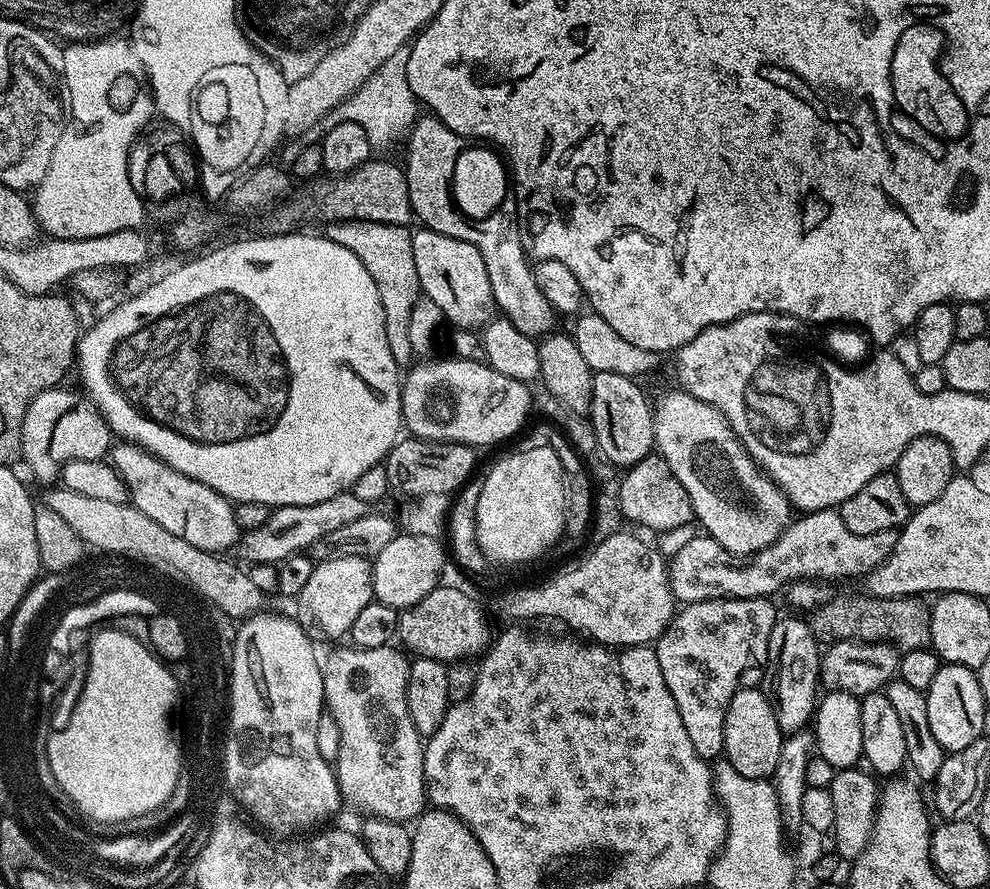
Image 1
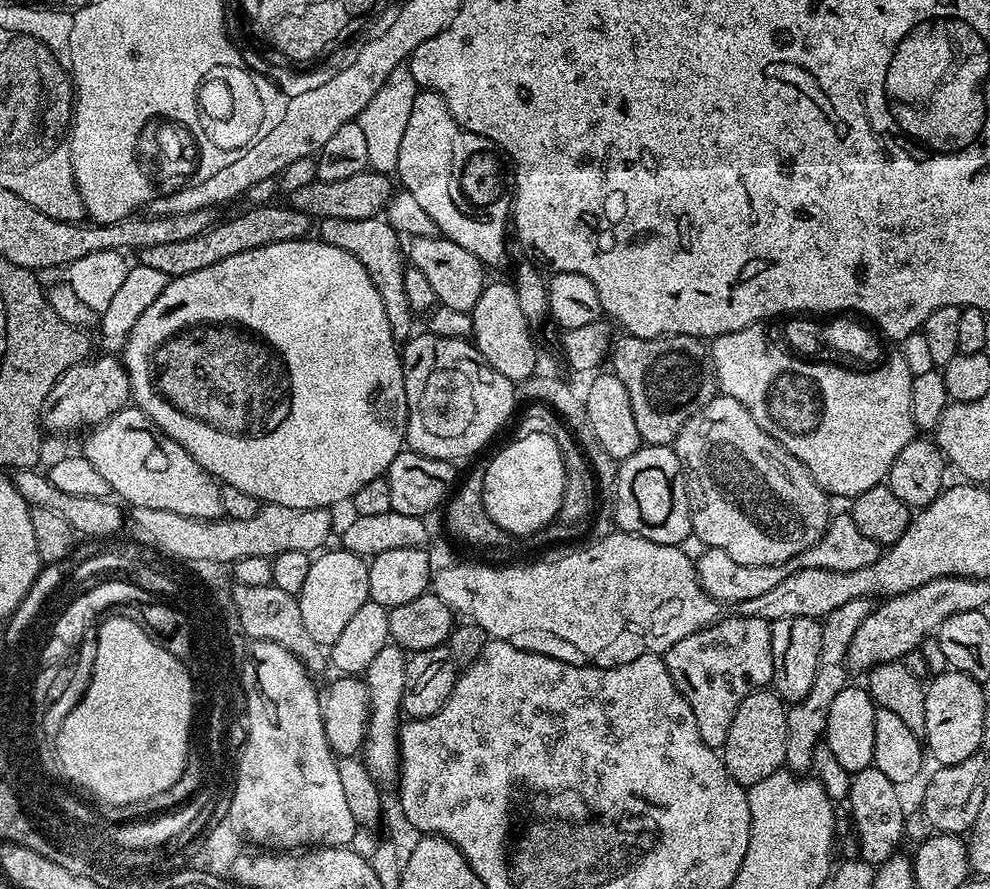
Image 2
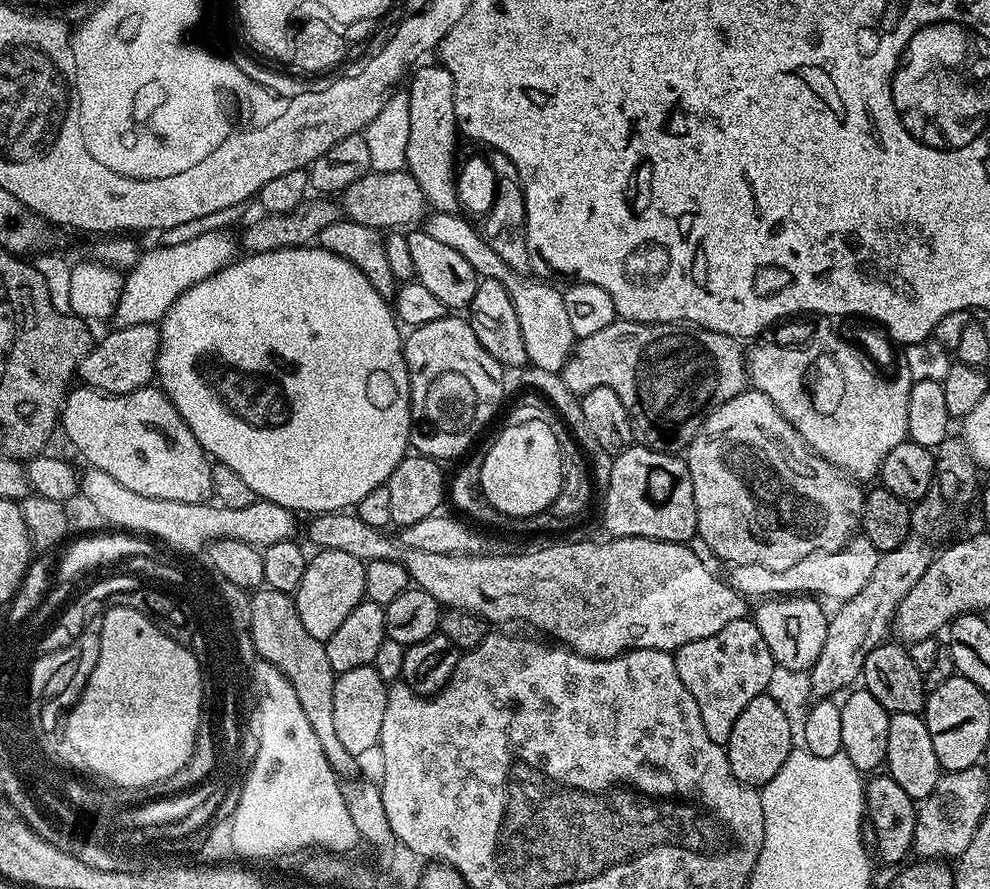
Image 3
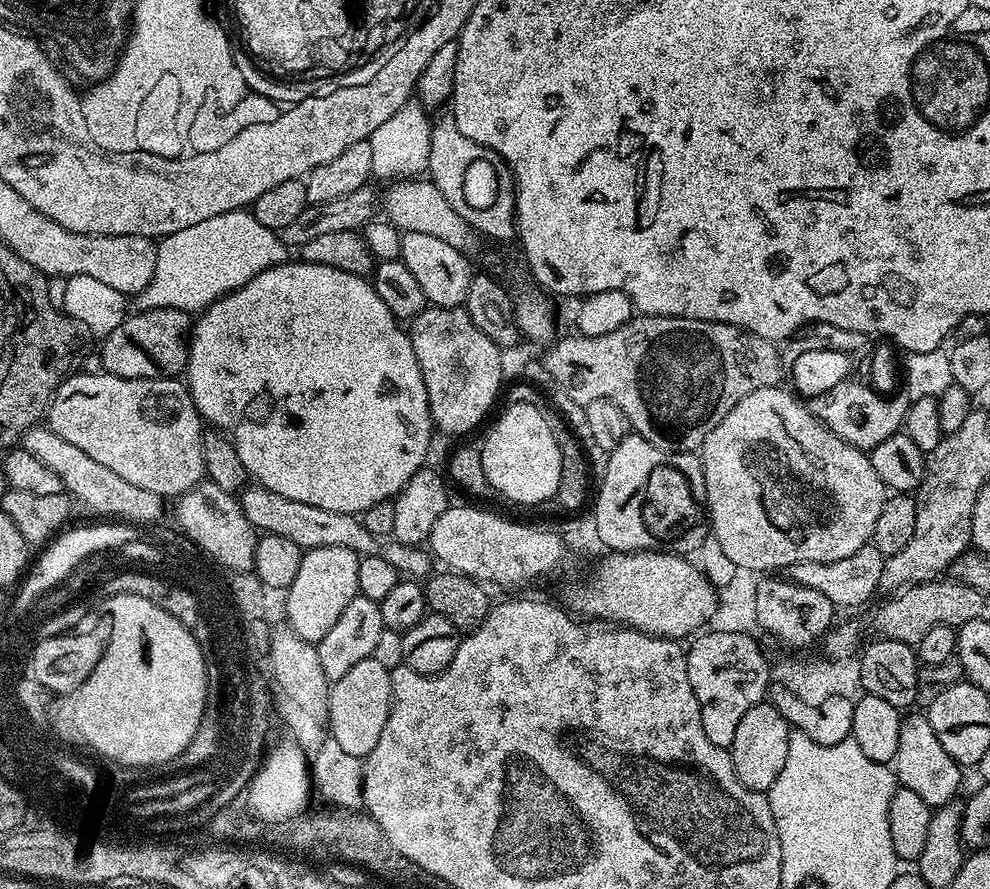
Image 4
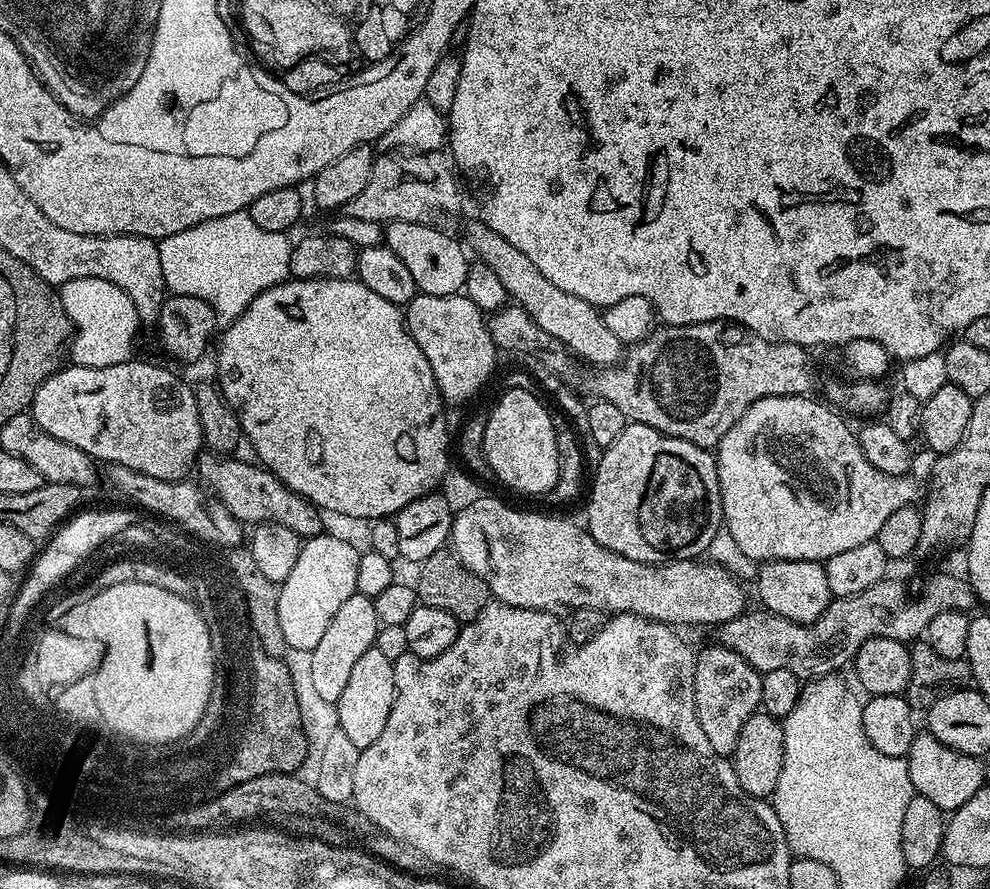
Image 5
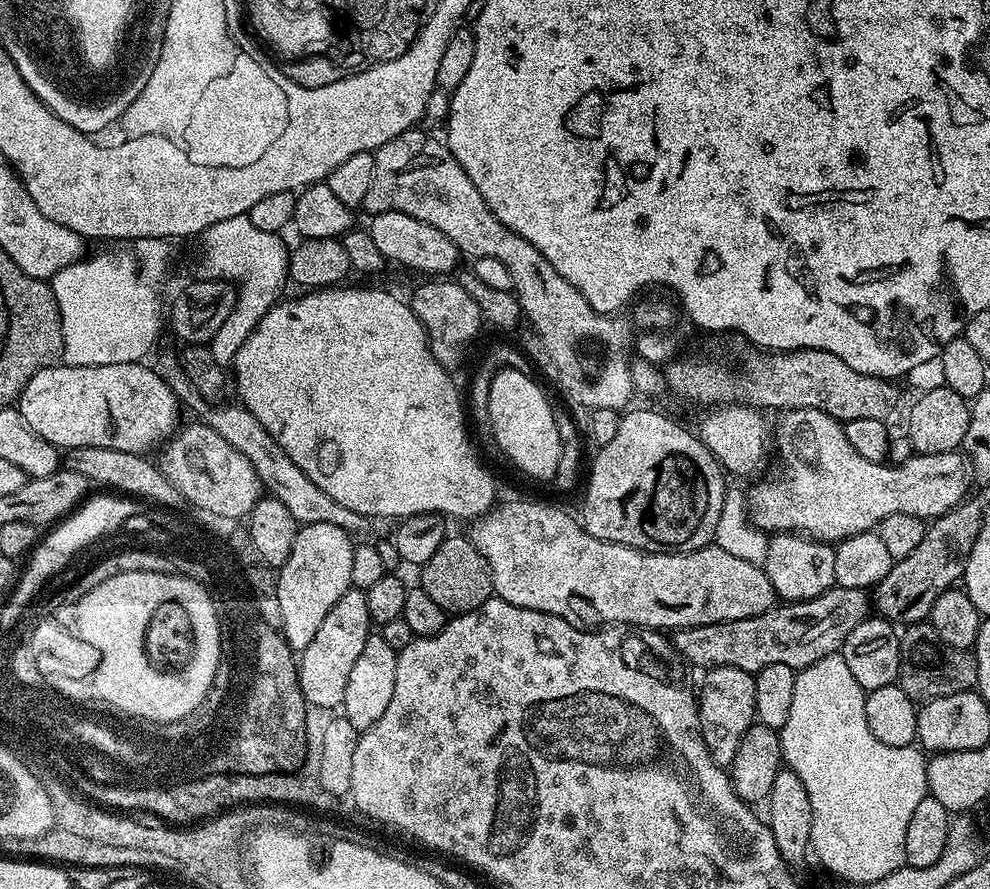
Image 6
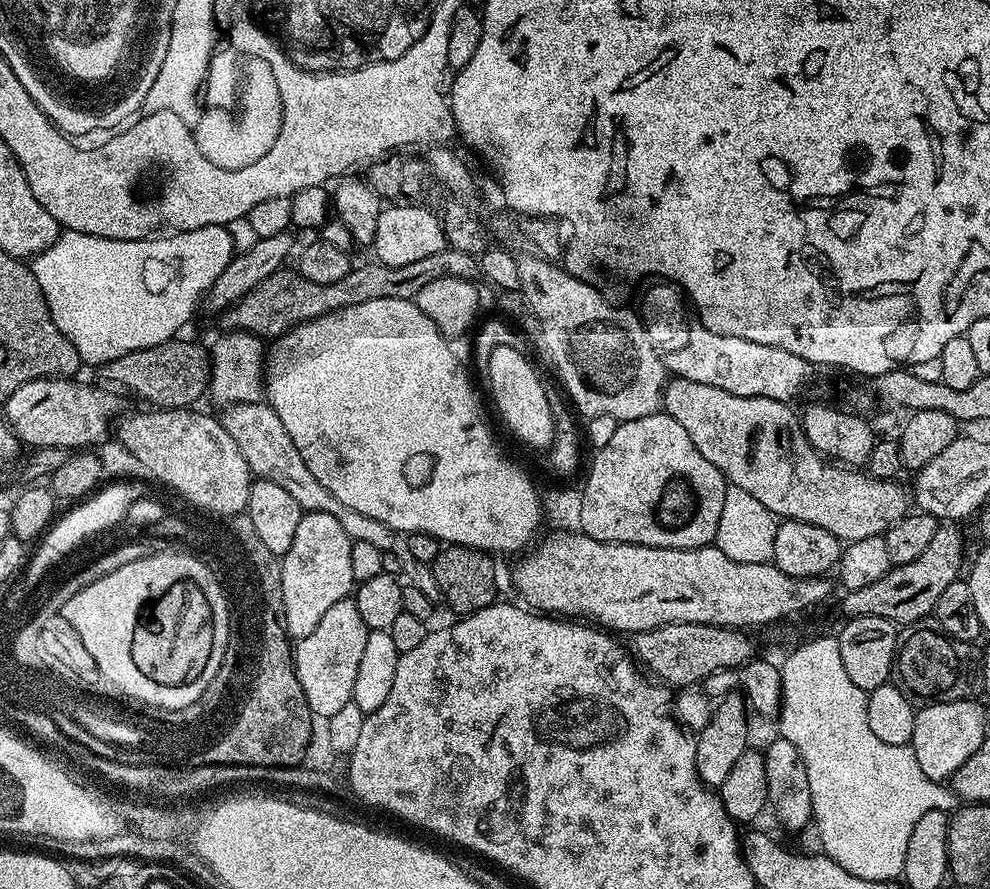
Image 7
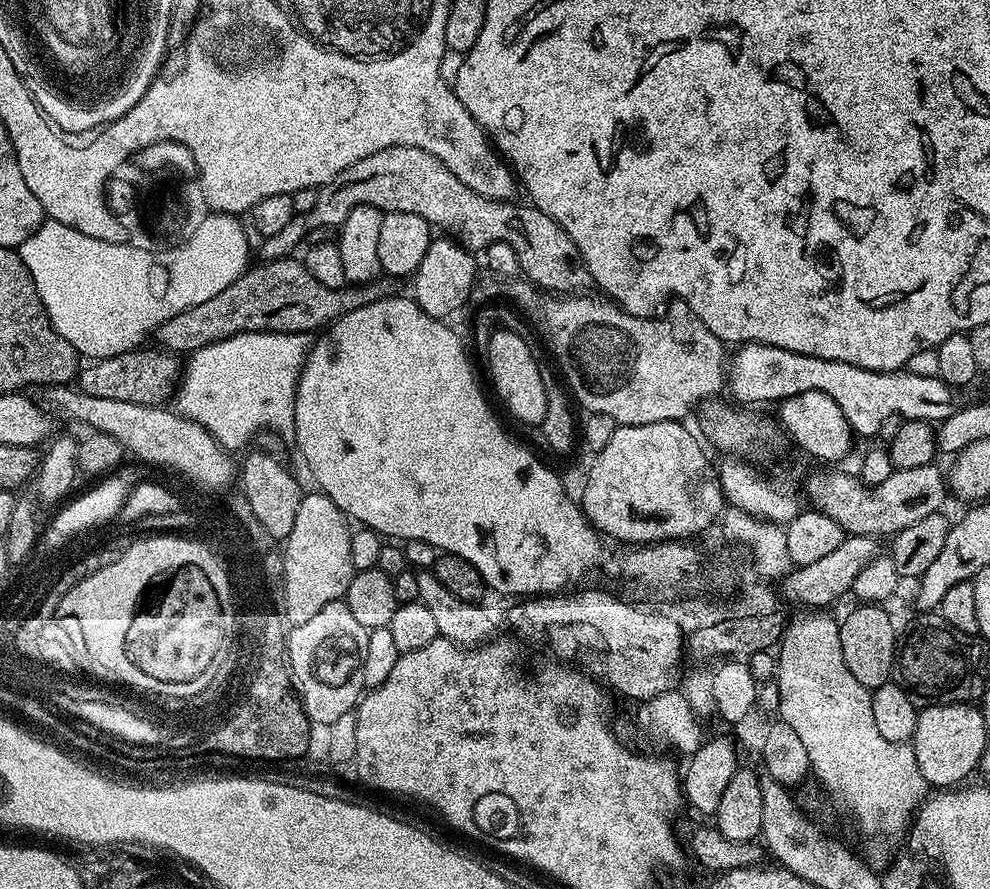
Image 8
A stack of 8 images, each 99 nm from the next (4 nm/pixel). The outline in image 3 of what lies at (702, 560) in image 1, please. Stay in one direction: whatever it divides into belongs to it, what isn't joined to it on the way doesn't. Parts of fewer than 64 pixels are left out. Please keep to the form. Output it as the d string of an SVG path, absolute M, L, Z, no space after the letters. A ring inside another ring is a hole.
M857 534L846 546L842 546L842 550L823 554L815 552L802 558L802 562L794 562L794 566L786 566L786 570L766 570L766 566L733 564L727 569L726 579L732 589L745 598L783 598L795 594L815 594L820 598L829 596L835 602L843 602L854 598L854 594L863 590L866 581L874 574L874 566L878 566L880 554L863 534Z

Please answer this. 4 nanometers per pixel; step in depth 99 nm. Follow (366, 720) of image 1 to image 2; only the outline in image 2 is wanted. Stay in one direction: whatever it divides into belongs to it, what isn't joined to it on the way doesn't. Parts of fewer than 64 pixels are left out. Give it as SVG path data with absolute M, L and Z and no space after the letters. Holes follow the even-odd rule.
M389 642L374 662L362 674L362 681L368 688L368 726L362 747L362 759L368 765L368 771L377 781L385 782L397 775L400 770L400 726L402 723L402 690L406 682L405 649Z

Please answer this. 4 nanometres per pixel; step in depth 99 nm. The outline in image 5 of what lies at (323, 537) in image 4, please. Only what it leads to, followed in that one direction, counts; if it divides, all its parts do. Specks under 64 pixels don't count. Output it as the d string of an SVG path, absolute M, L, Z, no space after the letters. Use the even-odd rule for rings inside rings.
M217 454L201 455L198 460L198 472L200 468L201 478L199 477L199 479L224 503L226 510L230 510L230 514L234 514L234 518L239 520L241 525L277 524L278 526L286 526L289 530L294 530L294 534L298 534L302 538L318 536L325 531L323 520L325 517L316 505L311 504L306 498L302 498L297 492L291 492L275 474L259 463L251 462L252 464L247 464L244 460L232 459L236 458L225 458L223 455Z

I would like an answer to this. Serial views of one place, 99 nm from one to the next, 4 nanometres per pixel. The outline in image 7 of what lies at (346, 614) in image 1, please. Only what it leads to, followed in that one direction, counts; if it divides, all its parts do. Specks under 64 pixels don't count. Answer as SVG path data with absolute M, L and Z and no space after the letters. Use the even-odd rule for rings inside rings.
M327 512L301 515L298 531L288 553L282 558L282 602L286 602L286 630L293 641L306 638L330 611L334 602L349 599L354 592L350 574L350 546L353 540L343 530L342 522Z

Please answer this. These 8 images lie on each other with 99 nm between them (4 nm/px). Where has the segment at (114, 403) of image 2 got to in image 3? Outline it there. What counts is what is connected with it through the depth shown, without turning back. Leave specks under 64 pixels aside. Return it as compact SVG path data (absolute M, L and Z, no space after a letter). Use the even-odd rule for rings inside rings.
M156 324L113 327L105 340L97 339L82 358L78 376L87 387L110 396L125 396L139 388L149 387L156 374L156 355L160 352L160 330Z

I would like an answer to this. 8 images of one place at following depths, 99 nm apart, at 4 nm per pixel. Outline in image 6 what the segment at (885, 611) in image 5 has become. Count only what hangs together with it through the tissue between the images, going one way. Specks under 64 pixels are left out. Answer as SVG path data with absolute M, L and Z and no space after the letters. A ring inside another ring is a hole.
M837 586L818 598L784 602L754 618L681 628L675 633L674 643L681 661L692 663L699 670L738 666L738 670L755 674L778 662L799 670L820 658L837 655L843 649L850 630L869 615L870 596L865 589Z

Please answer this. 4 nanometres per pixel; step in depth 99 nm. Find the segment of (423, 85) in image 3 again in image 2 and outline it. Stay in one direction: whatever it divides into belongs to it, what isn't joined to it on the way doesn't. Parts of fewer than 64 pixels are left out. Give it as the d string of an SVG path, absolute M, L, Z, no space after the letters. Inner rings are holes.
M417 91L402 147L398 149L395 175L404 183L401 184L403 191L414 194L422 210L430 214L440 235L462 246L462 250L470 250L485 266L503 262L508 252L508 236L510 240L510 217L514 212L513 197L504 193L499 159L498 149L491 140L468 132L454 122L438 93Z

